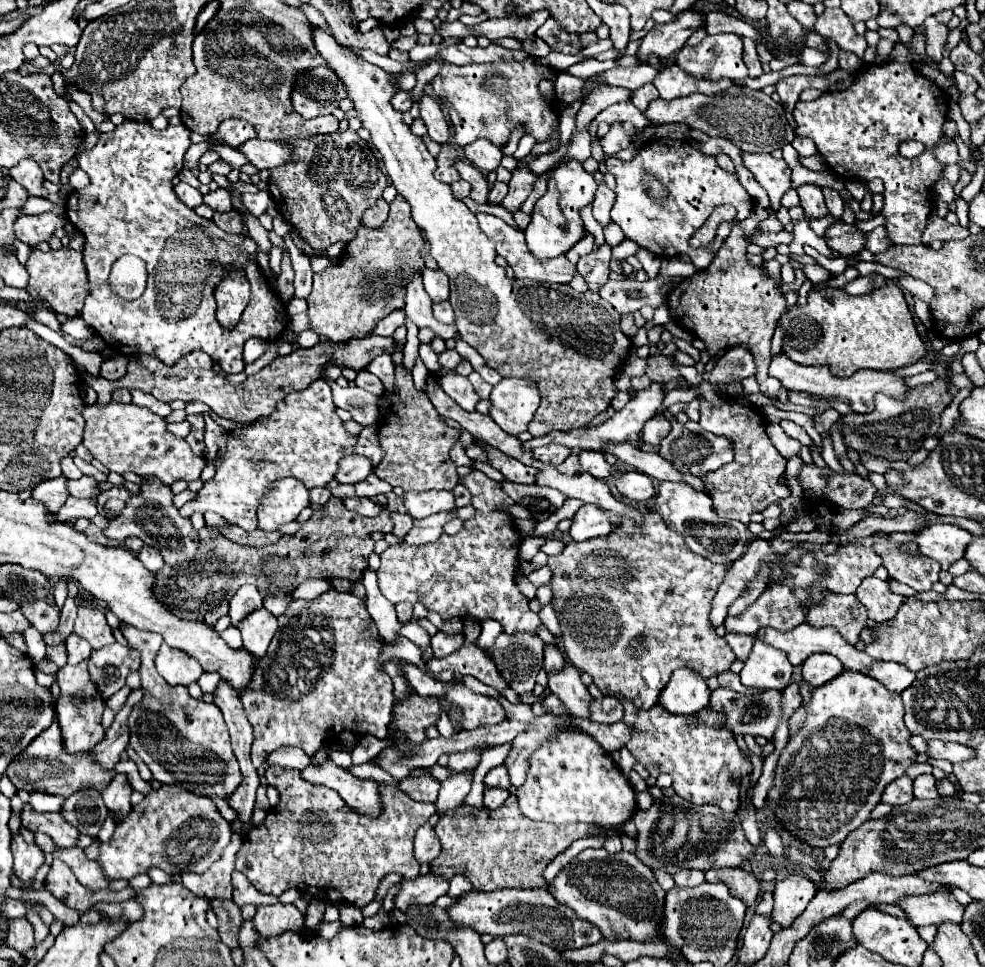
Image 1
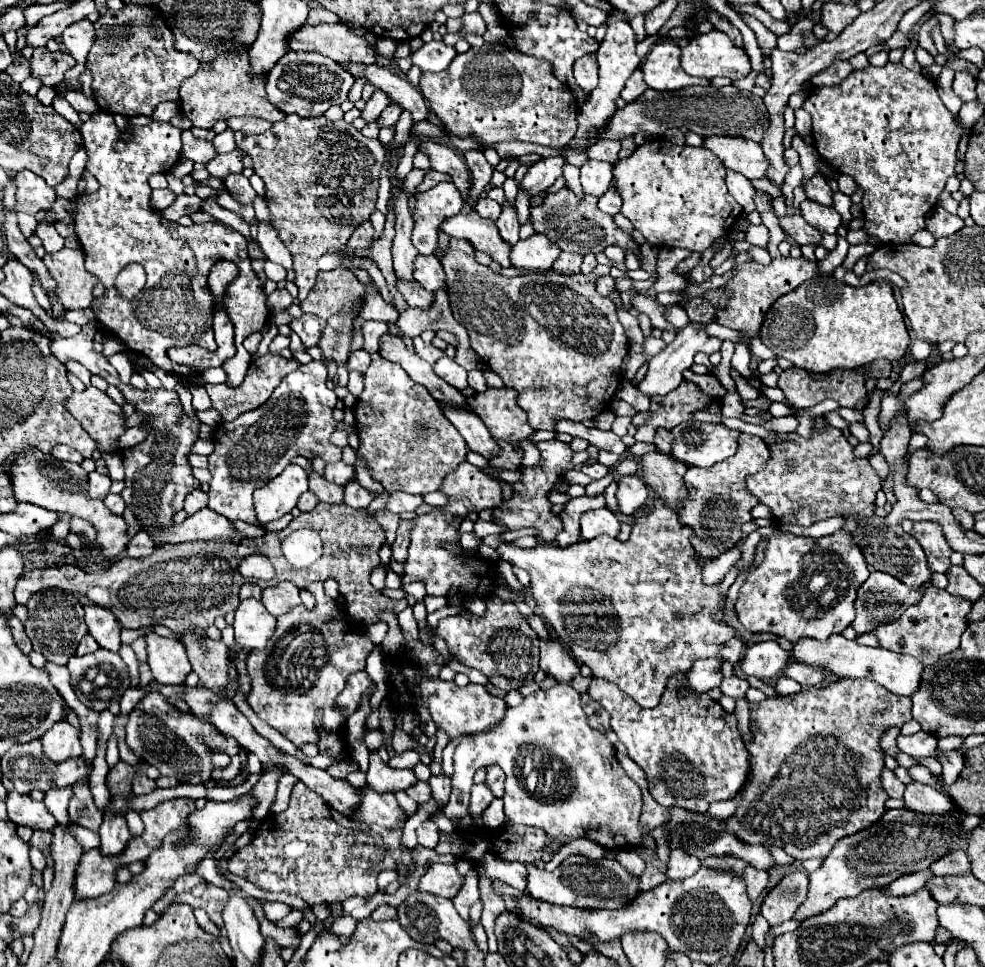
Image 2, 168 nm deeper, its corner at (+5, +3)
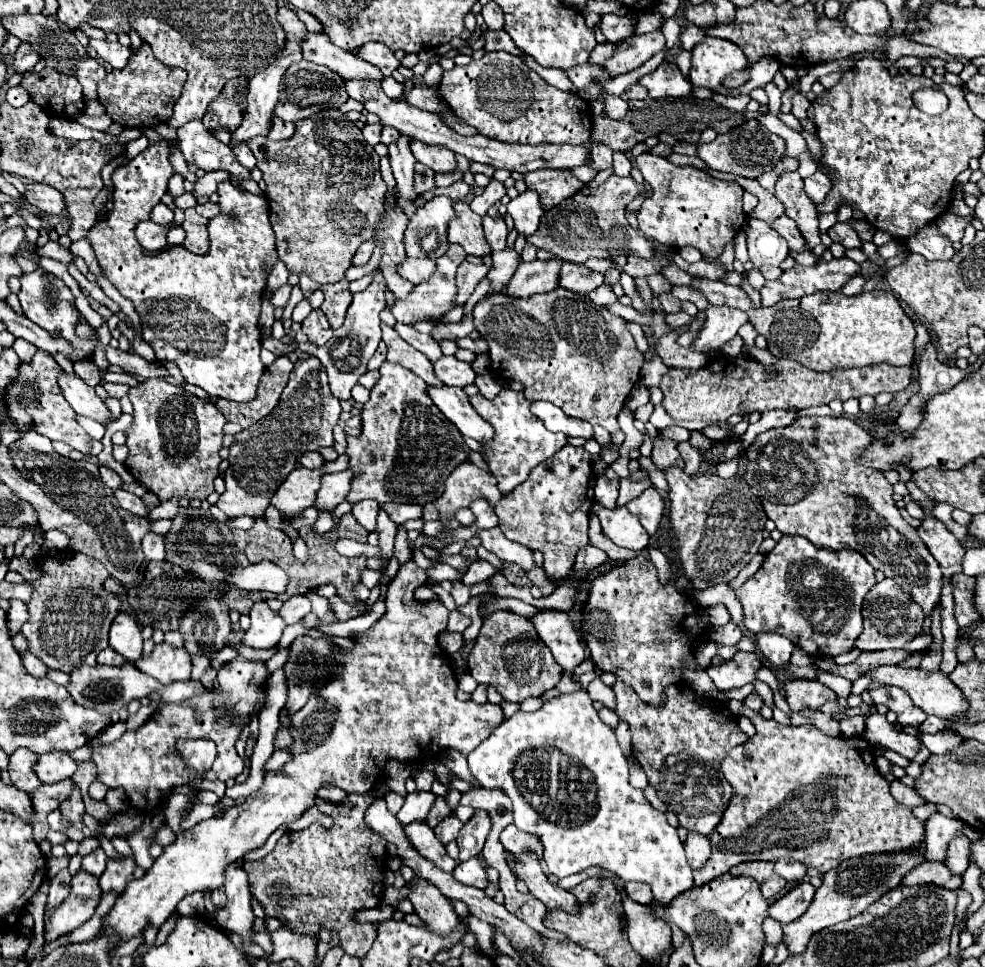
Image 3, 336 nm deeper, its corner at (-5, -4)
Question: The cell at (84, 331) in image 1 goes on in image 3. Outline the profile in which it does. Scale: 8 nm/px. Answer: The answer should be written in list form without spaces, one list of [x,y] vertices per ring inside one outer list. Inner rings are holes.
[[[35,270],[31,274],[25,274],[21,278],[21,292],[19,292],[19,300],[21,300],[21,306],[23,306],[23,312],[25,316],[35,322],[37,326],[41,326],[43,330],[47,330],[51,336],[55,338],[65,338],[67,342],[71,342],[73,346],[73,354],[69,356],[73,362],[75,360],[83,360],[83,358],[89,358],[93,356],[93,350],[97,346],[95,340],[83,340],[83,338],[77,338],[75,334],[75,326],[79,322],[79,312],[75,310],[75,296],[71,294],[71,290],[65,286],[65,282],[61,278],[57,278],[57,286],[51,286],[47,274],[43,270]]]

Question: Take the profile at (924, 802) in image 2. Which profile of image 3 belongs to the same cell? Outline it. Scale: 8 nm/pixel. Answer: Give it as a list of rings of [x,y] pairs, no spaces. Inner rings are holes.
[[[933,814],[927,820],[927,842],[925,842],[925,856],[929,862],[941,862],[947,860],[947,844],[955,834],[961,834],[963,822],[955,818],[947,818],[943,814]]]

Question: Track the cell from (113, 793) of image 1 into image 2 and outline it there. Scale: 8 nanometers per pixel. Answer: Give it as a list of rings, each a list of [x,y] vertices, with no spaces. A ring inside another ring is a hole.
[[[105,813],[101,829],[101,851],[107,855],[117,855],[121,847],[125,847],[125,839],[129,839],[129,825],[123,813]]]

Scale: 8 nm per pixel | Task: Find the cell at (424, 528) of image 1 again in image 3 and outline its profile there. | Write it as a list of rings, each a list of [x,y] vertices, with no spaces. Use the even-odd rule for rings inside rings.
[[[413,560],[401,566],[399,574],[393,578],[387,590],[385,616],[375,622],[375,626],[369,628],[365,634],[355,634],[355,648],[343,650],[343,654],[335,658],[335,662],[343,666],[339,680],[329,680],[327,686],[317,694],[317,700],[309,700],[307,706],[293,714],[293,744],[287,748],[291,752],[291,760],[279,770],[279,776],[265,774],[263,786],[253,792],[243,804],[229,808],[221,818],[209,818],[197,824],[193,830],[179,832],[177,840],[165,848],[165,852],[155,860],[153,868],[141,880],[133,880],[127,886],[127,890],[117,898],[115,906],[105,918],[107,926],[111,926],[115,934],[121,936],[121,942],[127,942],[143,932],[149,922],[159,928],[185,896],[197,890],[201,892],[219,888],[223,884],[223,866],[227,862],[243,858],[249,850],[261,848],[279,826],[301,818],[311,806],[315,806],[317,790],[323,784],[333,784],[349,794],[367,794],[369,790],[373,790],[373,784],[385,780],[387,760],[393,758],[399,762],[415,762],[422,758],[430,759],[431,756],[422,756],[421,748],[425,746],[451,748],[467,756],[471,750],[475,750],[475,746],[491,736],[499,722],[503,722],[501,708],[491,702],[479,706],[475,702],[457,700],[455,670],[449,656],[437,642],[439,634],[447,628],[449,611],[441,600],[430,600],[426,604],[415,600],[415,590],[425,582],[427,572]]]

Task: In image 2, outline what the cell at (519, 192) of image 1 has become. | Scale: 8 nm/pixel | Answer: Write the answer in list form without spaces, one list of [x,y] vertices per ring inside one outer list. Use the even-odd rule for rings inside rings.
[[[505,199],[503,201],[503,211],[497,219],[497,227],[499,233],[505,241],[509,241],[511,245],[515,245],[519,241],[519,221],[517,221],[517,209]]]

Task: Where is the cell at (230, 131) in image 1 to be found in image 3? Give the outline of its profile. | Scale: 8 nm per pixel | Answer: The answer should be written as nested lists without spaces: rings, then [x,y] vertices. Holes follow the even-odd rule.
[[[273,118],[273,124],[271,124],[271,132],[267,138],[271,140],[285,140],[285,138],[291,138],[295,132],[295,124],[291,122],[283,122],[281,118]]]

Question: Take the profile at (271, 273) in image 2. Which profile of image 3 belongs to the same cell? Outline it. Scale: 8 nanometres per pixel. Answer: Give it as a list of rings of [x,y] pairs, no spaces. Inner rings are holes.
[[[285,284],[283,288],[279,288],[279,290],[271,296],[271,304],[273,304],[275,308],[285,308],[287,302],[289,302],[289,294],[291,294],[291,286]]]

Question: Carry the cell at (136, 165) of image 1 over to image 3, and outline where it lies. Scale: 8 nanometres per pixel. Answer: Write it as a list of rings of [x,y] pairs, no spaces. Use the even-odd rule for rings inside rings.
[[[167,140],[153,144],[127,166],[113,172],[113,210],[107,214],[107,220],[95,222],[87,238],[109,282],[121,296],[129,298],[139,312],[143,338],[153,346],[157,358],[161,362],[173,360],[189,384],[203,388],[213,398],[251,402],[265,370],[259,360],[259,312],[267,282],[263,260],[277,260],[267,198],[225,180],[219,186],[219,206],[223,214],[209,220],[209,254],[197,256],[181,246],[173,246],[159,256],[145,256],[139,242],[135,242],[135,226],[149,218],[159,196],[167,192],[167,180],[173,176],[169,164],[171,146],[177,146],[177,142]],[[227,214],[237,214],[237,218],[233,220]],[[199,308],[219,322],[199,318]]]

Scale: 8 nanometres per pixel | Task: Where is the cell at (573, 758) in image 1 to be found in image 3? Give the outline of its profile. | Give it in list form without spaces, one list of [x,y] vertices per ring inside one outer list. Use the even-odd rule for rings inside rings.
[[[587,688],[561,694],[545,702],[537,712],[513,714],[467,756],[467,762],[481,788],[499,788],[511,798],[515,826],[543,838],[543,858],[549,872],[557,878],[579,874],[589,866],[599,866],[619,876],[623,882],[649,884],[653,898],[665,904],[691,888],[693,876],[677,830],[667,822],[663,812],[655,810],[645,800],[641,790],[629,784],[627,758],[613,730],[597,716]]]

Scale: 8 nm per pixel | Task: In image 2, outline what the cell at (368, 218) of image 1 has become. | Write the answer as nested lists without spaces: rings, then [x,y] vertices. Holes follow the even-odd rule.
[[[365,221],[353,231],[353,235],[347,241],[347,247],[359,249],[359,247],[369,247],[371,243],[373,243],[373,225],[371,221]]]

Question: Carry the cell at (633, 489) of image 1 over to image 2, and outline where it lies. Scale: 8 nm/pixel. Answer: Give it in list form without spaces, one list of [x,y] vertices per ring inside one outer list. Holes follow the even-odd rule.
[[[629,475],[629,477],[621,477],[617,481],[619,491],[617,491],[617,499],[619,499],[619,507],[621,513],[625,515],[633,515],[637,507],[645,505],[647,501],[647,485],[643,483],[641,477],[637,475]]]

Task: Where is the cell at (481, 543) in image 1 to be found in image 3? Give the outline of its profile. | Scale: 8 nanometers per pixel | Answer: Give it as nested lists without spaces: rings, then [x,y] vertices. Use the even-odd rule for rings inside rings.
[[[471,462],[459,464],[445,482],[445,492],[435,500],[441,520],[449,520],[463,506],[471,506],[475,498],[485,498],[495,506],[501,494],[495,476]]]

